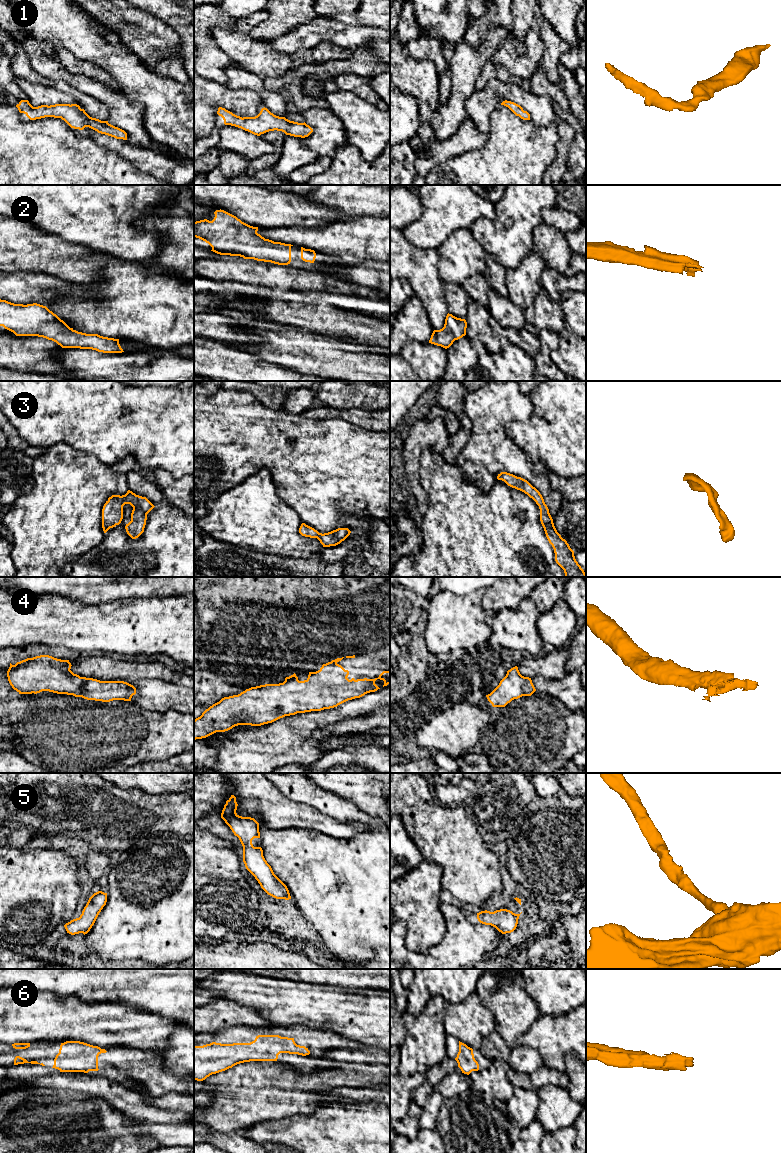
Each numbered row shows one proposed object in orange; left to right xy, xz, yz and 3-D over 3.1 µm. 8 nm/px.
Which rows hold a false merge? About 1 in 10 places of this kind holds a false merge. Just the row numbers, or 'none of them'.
none of them

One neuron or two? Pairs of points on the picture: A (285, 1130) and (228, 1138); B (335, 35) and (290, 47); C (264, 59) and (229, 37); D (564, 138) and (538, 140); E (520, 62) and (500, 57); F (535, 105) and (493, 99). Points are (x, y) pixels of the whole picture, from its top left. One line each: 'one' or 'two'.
A: two
B: one
C: one
D: two
E: one
F: one

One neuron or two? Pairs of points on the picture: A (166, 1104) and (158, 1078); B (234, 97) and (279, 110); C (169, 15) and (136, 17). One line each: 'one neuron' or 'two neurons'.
A: two neurons
B: two neurons
C: two neurons

